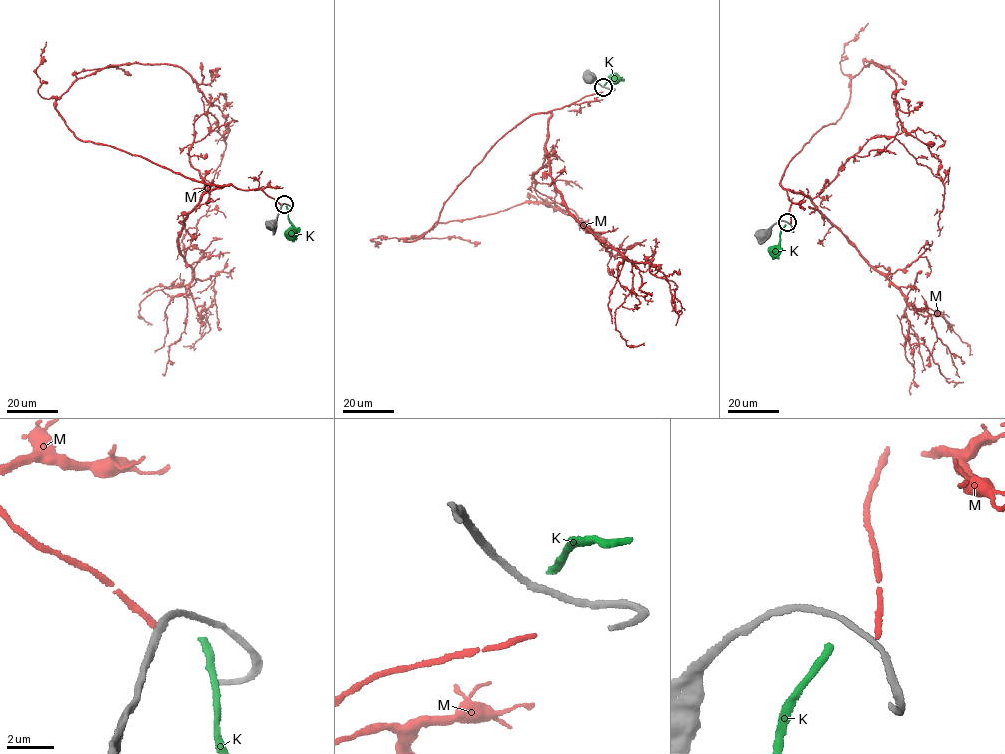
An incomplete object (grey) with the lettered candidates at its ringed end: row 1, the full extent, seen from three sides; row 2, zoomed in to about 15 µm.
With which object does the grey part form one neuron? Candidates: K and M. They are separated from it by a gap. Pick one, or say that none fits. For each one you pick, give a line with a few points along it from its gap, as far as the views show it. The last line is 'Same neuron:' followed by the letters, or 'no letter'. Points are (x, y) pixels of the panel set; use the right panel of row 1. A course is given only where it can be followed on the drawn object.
M: via (790, 223), (781, 177), (814, 134), (843, 113), (851, 78), (864, 61), (893, 70), (905, 85)
Same neuron: M

